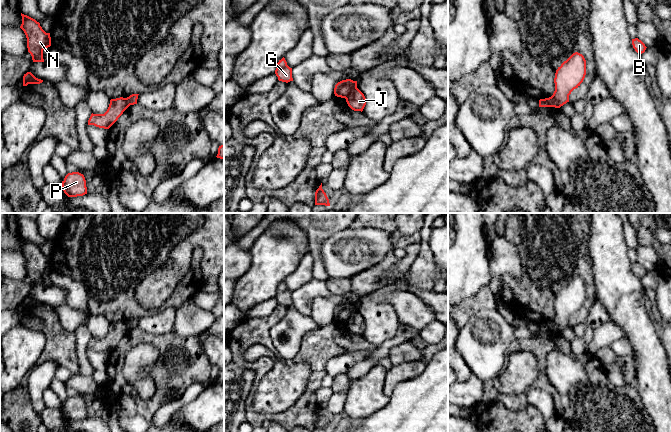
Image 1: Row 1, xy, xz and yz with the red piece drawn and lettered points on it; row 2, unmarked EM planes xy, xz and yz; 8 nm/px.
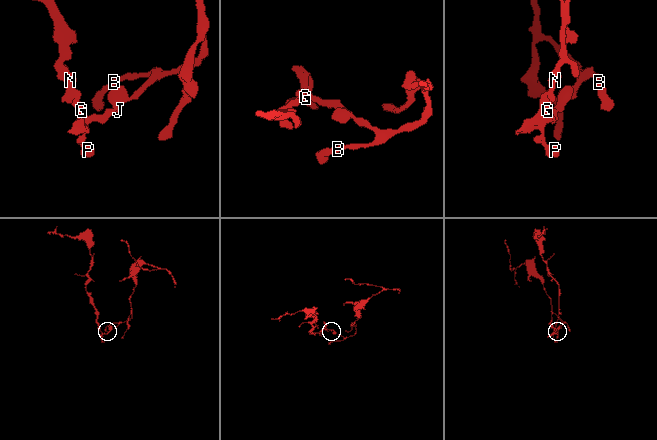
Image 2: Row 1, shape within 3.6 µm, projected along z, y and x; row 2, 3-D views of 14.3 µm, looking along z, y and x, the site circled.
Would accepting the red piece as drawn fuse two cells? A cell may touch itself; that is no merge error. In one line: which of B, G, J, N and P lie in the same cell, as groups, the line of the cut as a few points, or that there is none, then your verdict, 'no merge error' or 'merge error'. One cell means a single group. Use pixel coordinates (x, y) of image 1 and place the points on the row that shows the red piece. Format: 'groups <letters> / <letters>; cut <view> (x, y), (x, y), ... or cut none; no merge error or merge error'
groups B J / G N P; cut xz (356, 86), (346, 99); merge error

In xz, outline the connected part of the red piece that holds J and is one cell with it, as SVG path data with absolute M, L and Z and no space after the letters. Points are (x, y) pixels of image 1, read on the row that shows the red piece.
M356 87L347 97L346 102L352 110L362 112L366 105L366 98L364 94Z

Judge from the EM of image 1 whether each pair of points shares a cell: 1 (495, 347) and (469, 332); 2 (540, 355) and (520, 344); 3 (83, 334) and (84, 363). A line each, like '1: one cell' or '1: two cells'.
1: one cell
2: one cell
3: one cell

